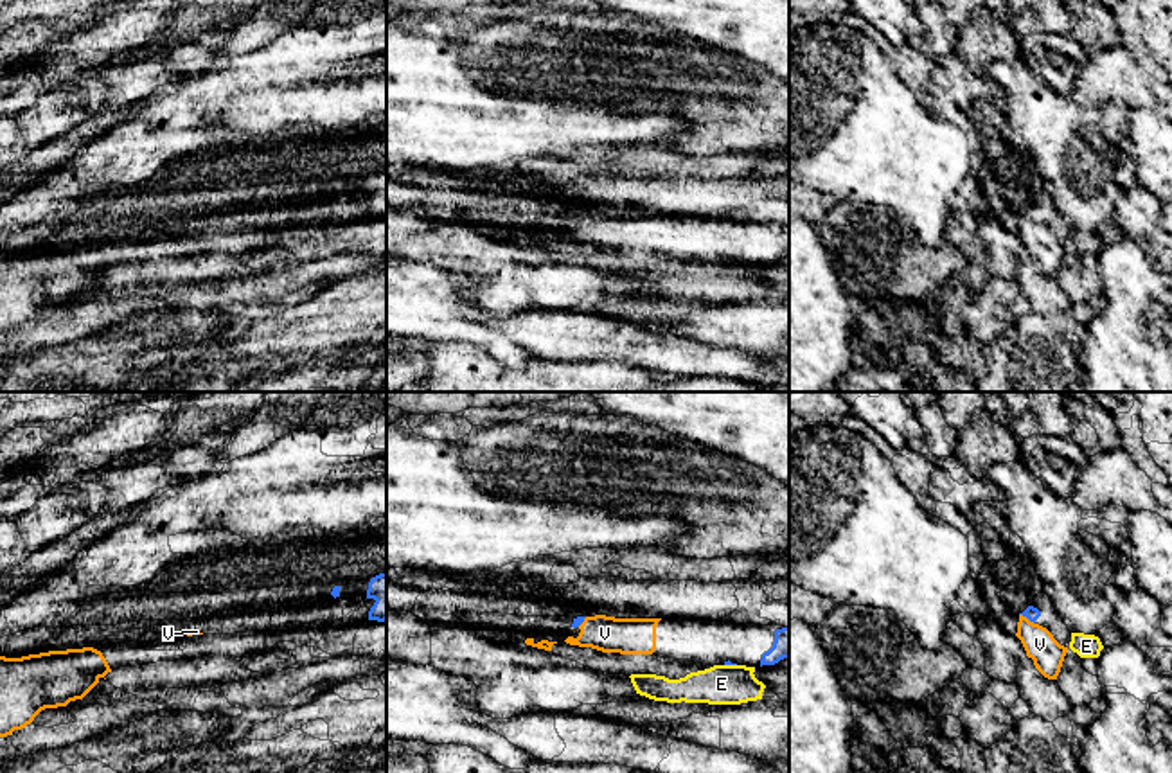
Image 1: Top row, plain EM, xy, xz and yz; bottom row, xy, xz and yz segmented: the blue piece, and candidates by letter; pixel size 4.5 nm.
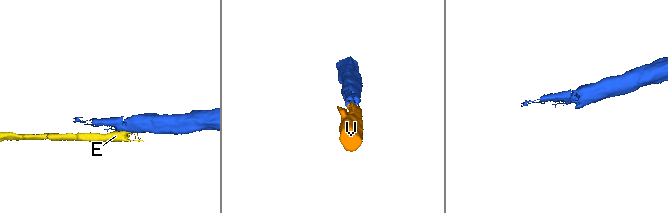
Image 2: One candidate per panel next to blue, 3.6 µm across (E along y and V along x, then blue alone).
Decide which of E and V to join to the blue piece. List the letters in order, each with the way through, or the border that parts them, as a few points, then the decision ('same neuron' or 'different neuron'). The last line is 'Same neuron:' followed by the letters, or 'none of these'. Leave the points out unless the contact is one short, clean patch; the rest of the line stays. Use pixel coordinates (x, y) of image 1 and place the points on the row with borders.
E: border along xz (725, 664), (736, 666); different neuron
V: same neuron
Same neuron: V

